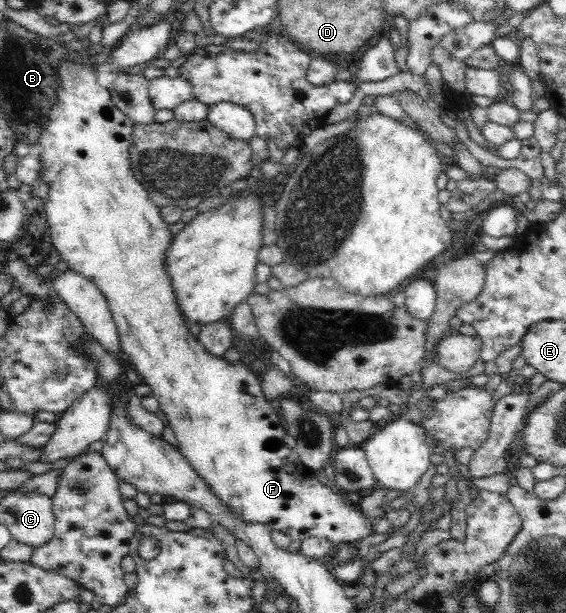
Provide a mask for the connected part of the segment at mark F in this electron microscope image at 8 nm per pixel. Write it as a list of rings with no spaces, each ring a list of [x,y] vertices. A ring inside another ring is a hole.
[[[83,61],[77,63],[63,62],[59,65],[60,77],[59,87],[57,88],[56,102],[53,104],[49,119],[43,127],[37,143],[29,145],[27,151],[33,155],[38,155],[42,165],[42,181],[49,183],[48,197],[45,199],[45,209],[47,215],[47,225],[53,239],[53,245],[69,270],[75,271],[83,275],[86,279],[93,281],[97,288],[101,290],[103,296],[107,298],[109,310],[113,315],[113,320],[117,325],[118,334],[120,337],[120,346],[123,356],[127,357],[127,362],[133,364],[137,369],[137,373],[141,376],[141,382],[151,388],[151,395],[157,398],[160,409],[165,413],[168,419],[169,429],[174,431],[177,438],[177,448],[188,459],[188,462],[193,466],[193,469],[202,476],[202,478],[212,487],[218,499],[228,507],[229,511],[236,513],[241,520],[245,522],[255,522],[259,524],[267,524],[273,531],[281,531],[285,535],[289,535],[291,539],[299,539],[304,542],[308,537],[326,537],[331,543],[350,543],[357,539],[362,539],[368,535],[372,535],[372,519],[358,509],[353,507],[344,496],[339,495],[328,485],[325,485],[317,478],[317,474],[313,473],[300,460],[299,454],[293,448],[289,448],[285,444],[285,430],[281,420],[271,403],[265,398],[261,381],[253,371],[243,362],[231,363],[225,360],[224,356],[217,357],[211,355],[203,345],[197,335],[193,335],[189,329],[189,322],[185,320],[185,316],[181,314],[181,308],[177,304],[177,296],[173,290],[173,280],[169,278],[167,269],[167,255],[171,243],[173,243],[174,235],[167,228],[168,223],[161,217],[160,207],[149,197],[147,190],[139,183],[139,180],[133,175],[131,166],[129,165],[129,154],[127,147],[131,139],[131,129],[133,122],[123,115],[117,106],[111,102],[109,90],[100,84],[97,84],[95,72],[98,69],[96,66],[89,66]]]

